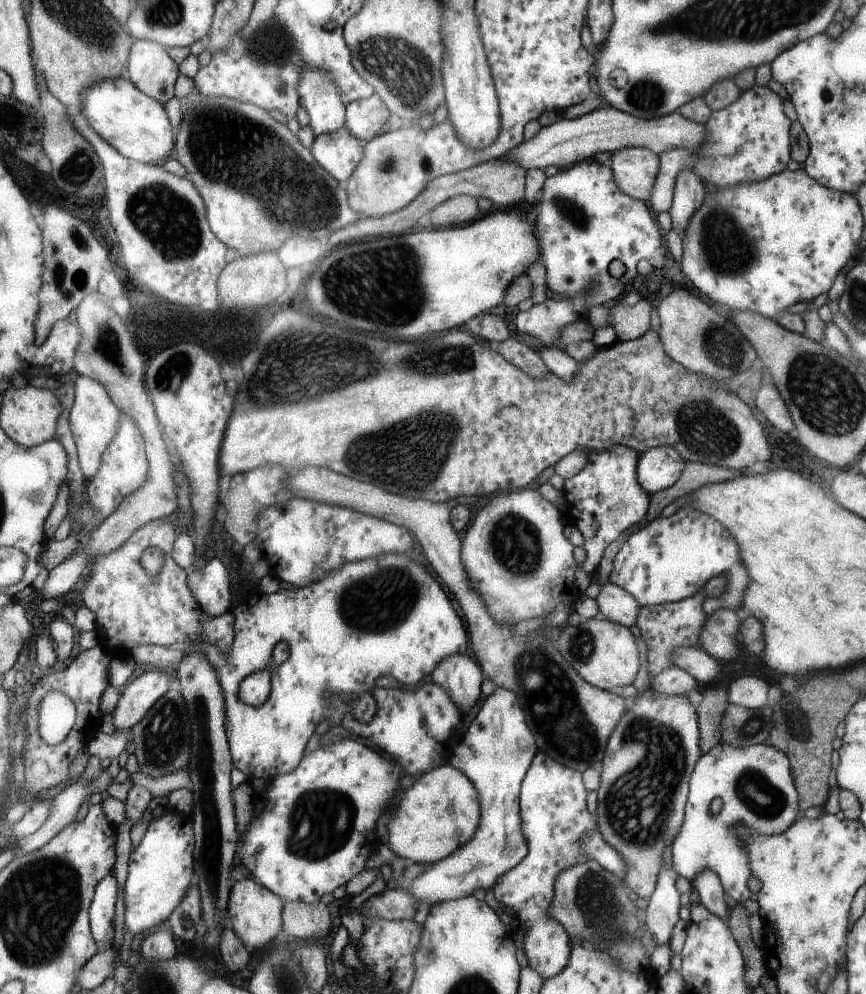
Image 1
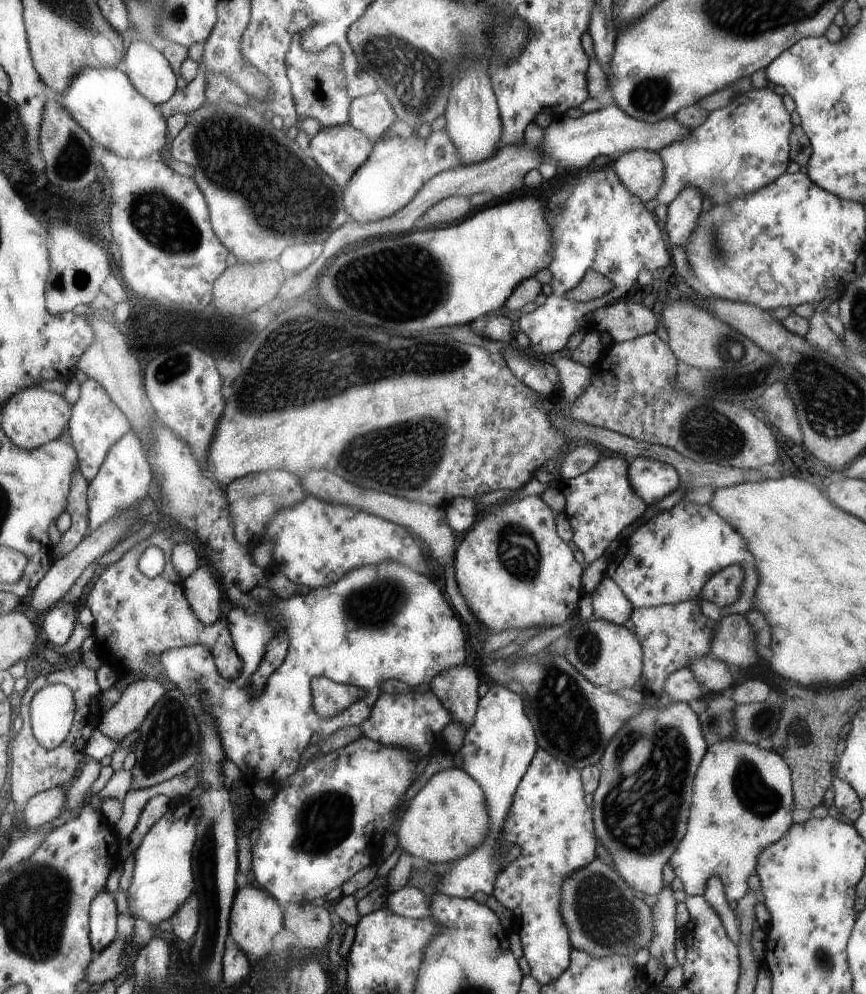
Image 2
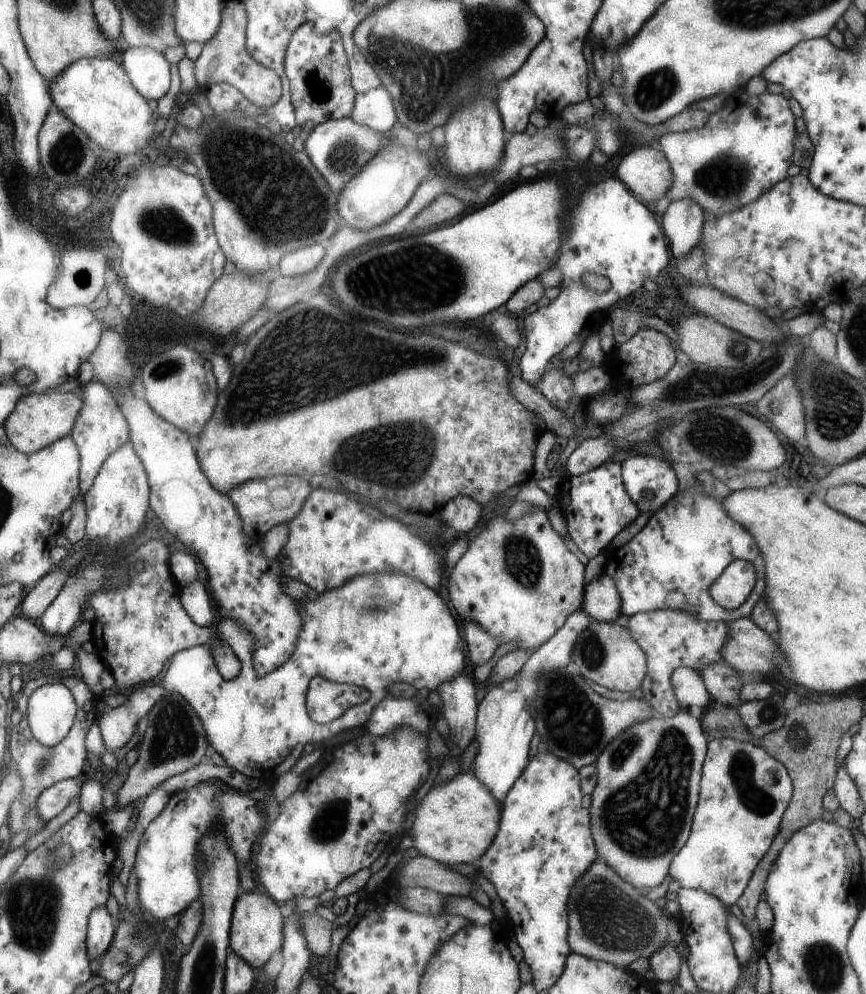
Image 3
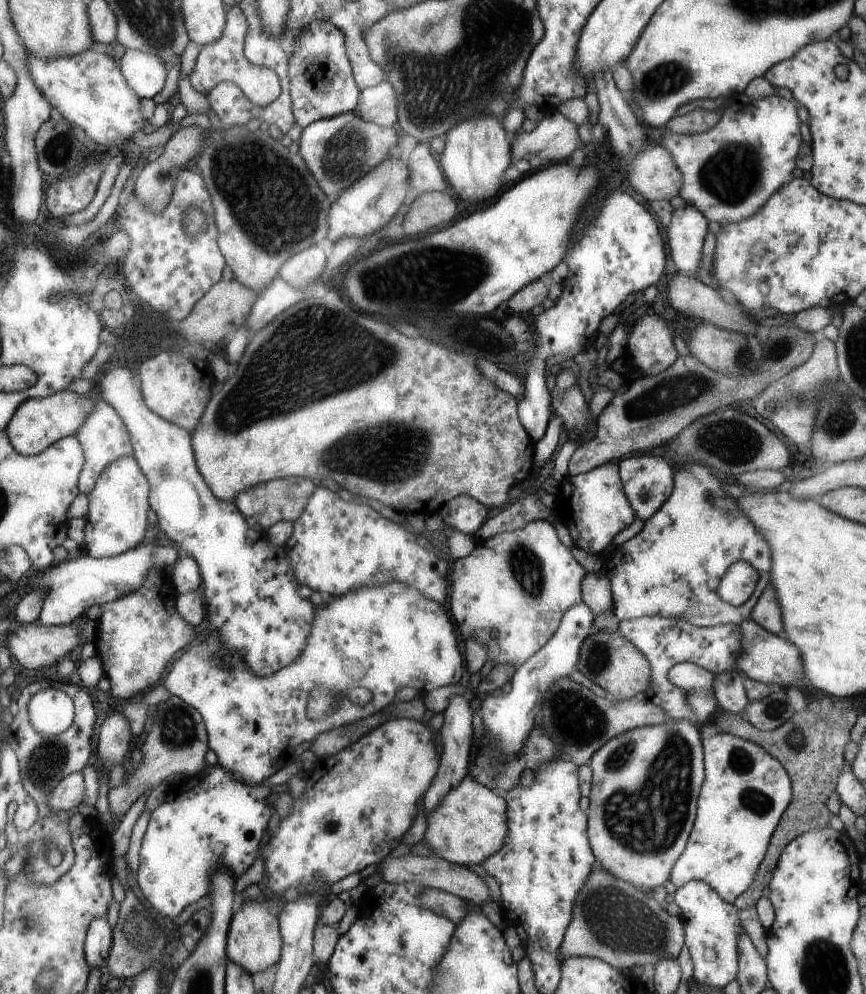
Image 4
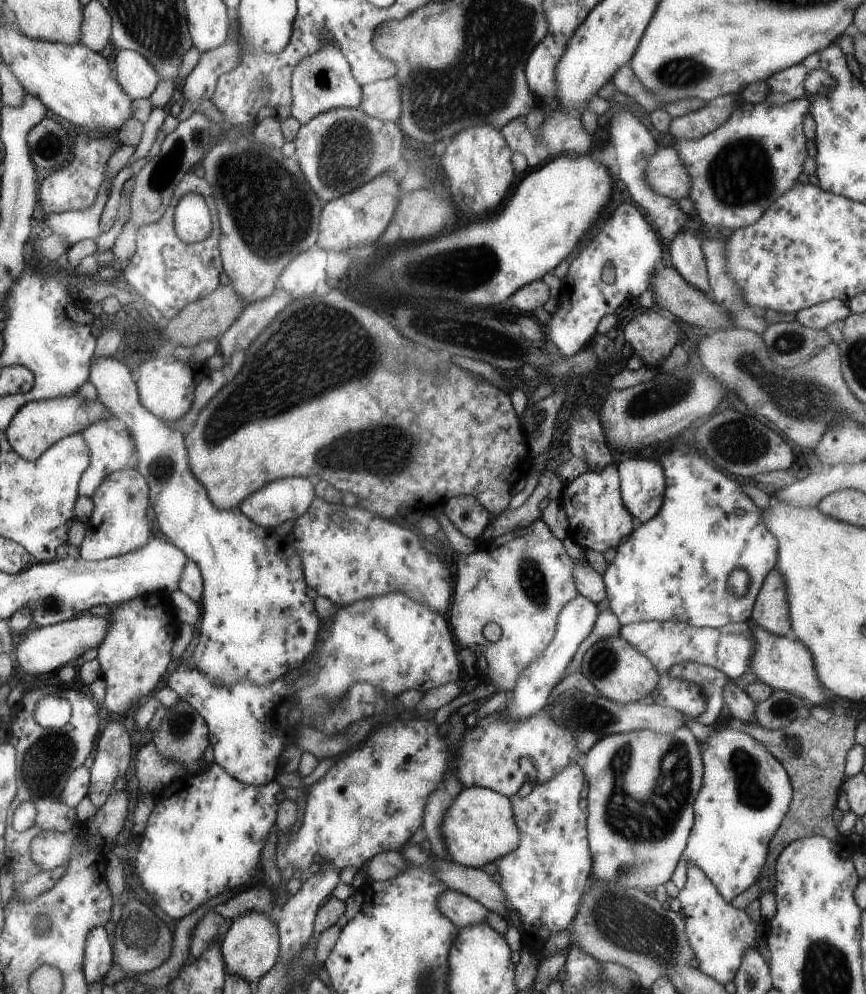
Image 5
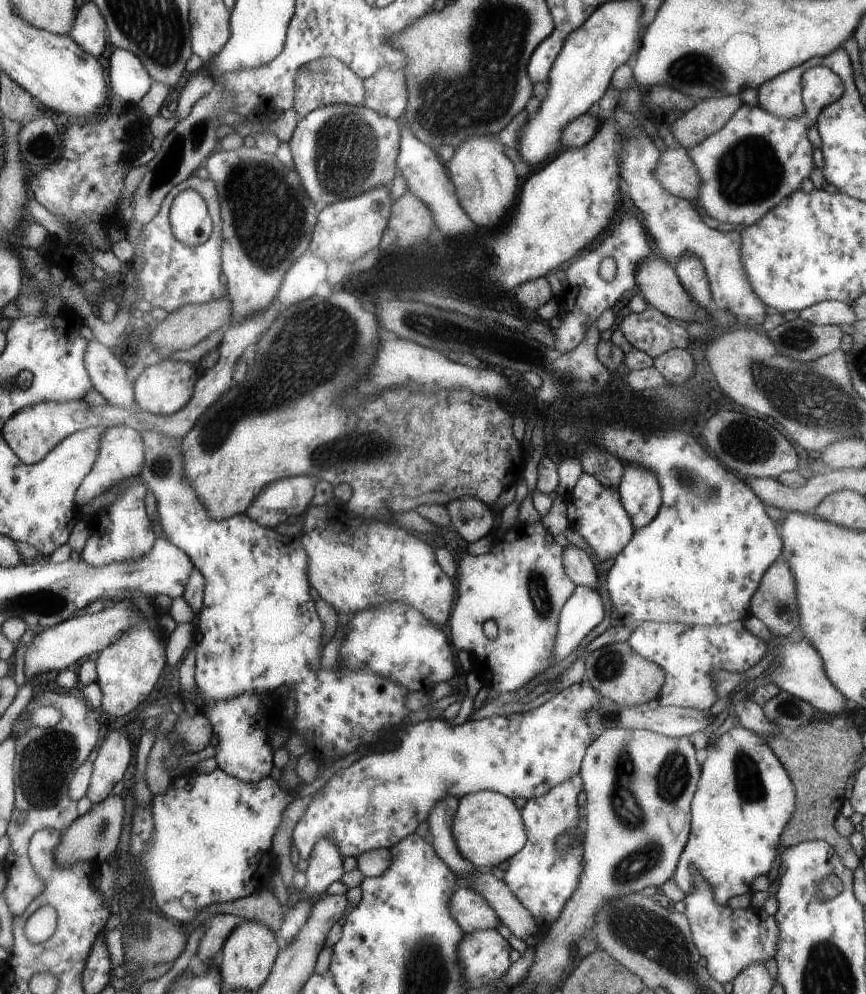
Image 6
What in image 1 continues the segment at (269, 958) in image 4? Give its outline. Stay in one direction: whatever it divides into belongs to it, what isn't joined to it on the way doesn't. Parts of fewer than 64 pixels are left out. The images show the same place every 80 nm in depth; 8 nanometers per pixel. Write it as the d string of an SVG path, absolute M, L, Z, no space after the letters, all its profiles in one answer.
M253 877L246 878L233 884L227 916L239 939L253 949L261 949L273 941L284 928L284 903L278 894L258 883Z

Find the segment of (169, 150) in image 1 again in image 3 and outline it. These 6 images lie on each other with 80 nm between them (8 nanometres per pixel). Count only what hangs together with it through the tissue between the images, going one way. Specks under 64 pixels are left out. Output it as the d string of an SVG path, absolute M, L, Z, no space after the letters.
M80 58L64 66L48 83L58 109L103 149L133 155L145 148L155 132L156 112L135 86L119 58Z

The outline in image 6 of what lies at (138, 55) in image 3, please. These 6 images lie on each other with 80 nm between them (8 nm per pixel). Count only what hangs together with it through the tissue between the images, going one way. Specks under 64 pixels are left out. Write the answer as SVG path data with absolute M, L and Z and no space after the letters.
M116 49L112 53L109 69L110 90L129 105L137 105L155 81L143 61L127 49Z

